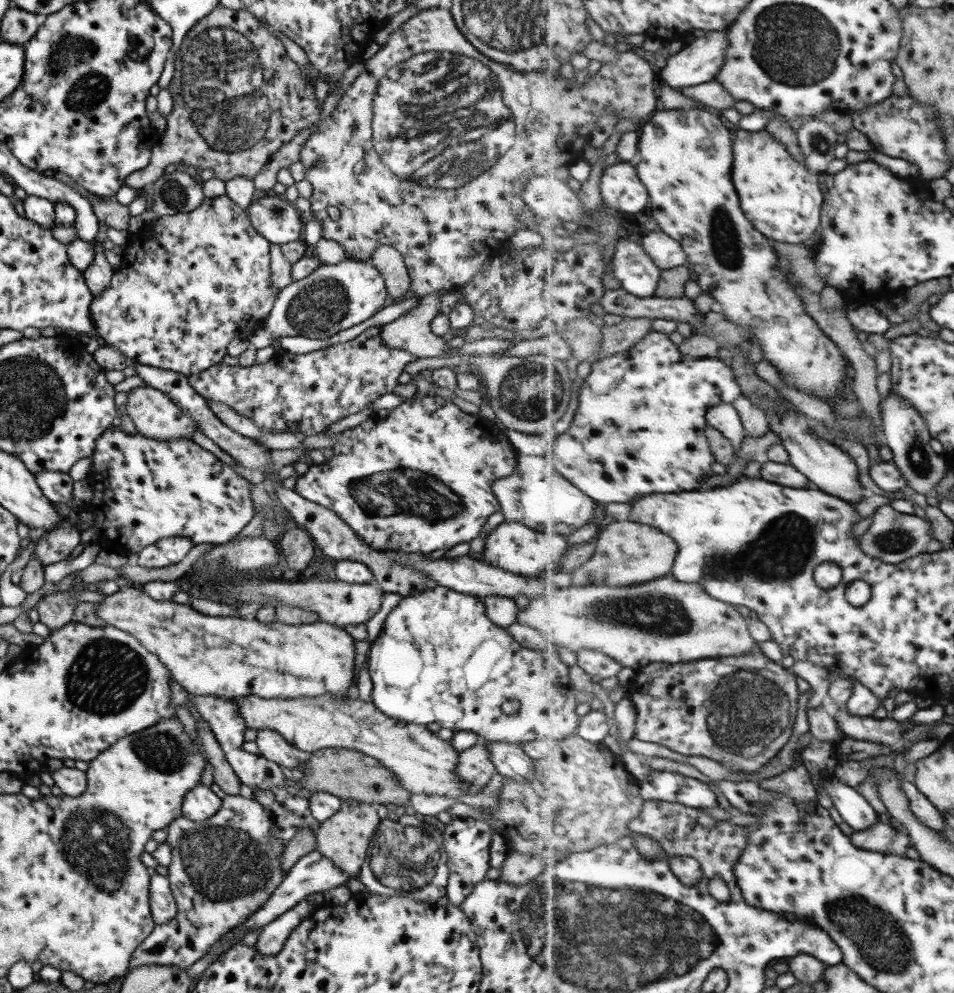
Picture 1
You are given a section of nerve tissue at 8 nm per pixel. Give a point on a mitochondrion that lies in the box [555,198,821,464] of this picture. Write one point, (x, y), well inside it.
(726, 248)

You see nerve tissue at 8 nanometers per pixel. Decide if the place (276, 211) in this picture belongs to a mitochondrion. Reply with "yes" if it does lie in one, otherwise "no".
yes

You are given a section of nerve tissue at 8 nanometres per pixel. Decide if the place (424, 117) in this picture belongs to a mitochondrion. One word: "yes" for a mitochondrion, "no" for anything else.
yes

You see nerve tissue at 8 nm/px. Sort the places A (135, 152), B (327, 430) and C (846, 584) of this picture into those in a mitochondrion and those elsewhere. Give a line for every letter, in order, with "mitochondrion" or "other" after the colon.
A: other
B: other
C: other

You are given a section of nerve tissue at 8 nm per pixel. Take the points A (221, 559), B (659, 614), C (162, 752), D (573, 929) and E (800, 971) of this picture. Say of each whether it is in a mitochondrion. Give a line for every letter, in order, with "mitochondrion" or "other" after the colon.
A: mitochondrion
B: mitochondrion
C: mitochondrion
D: mitochondrion
E: other

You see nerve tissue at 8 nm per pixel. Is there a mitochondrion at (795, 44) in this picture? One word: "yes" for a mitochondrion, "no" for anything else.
yes

